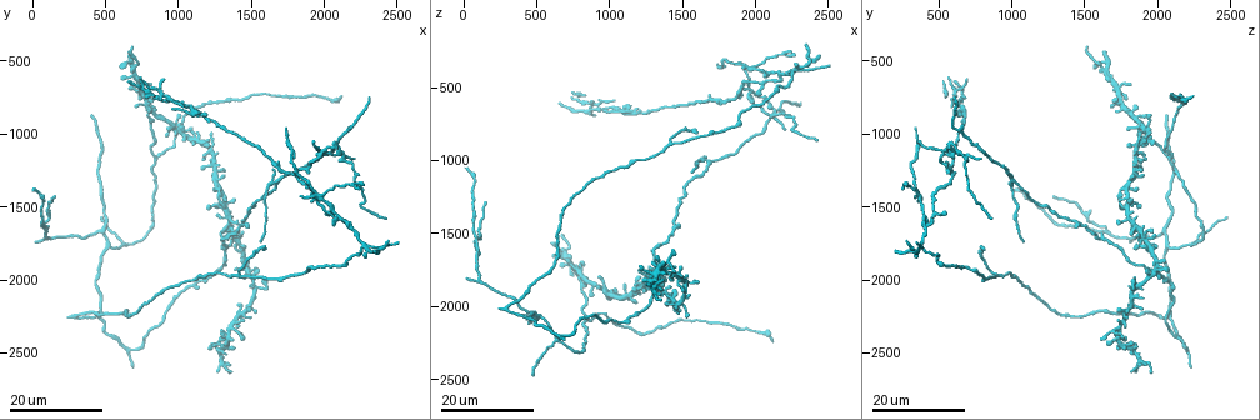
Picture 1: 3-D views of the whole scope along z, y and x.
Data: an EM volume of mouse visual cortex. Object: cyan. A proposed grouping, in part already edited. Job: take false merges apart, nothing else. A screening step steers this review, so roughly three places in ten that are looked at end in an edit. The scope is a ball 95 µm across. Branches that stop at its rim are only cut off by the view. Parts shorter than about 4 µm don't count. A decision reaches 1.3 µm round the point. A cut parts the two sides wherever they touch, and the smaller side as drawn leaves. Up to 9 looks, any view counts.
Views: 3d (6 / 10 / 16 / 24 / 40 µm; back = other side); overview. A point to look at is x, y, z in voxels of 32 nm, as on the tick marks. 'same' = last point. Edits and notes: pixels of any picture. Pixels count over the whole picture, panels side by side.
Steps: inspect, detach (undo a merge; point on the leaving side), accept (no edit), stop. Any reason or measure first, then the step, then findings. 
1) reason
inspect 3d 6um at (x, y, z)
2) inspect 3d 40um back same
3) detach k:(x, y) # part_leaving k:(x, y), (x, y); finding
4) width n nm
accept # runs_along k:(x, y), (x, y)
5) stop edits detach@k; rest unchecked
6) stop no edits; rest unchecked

inspect 3d 16um at (1660, 1320, 1000)

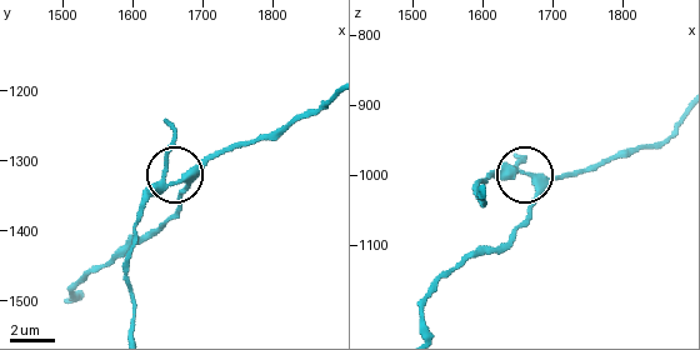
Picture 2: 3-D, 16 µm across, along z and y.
zoom in
inspect 3d 6um at (1670, 1325, 1005)

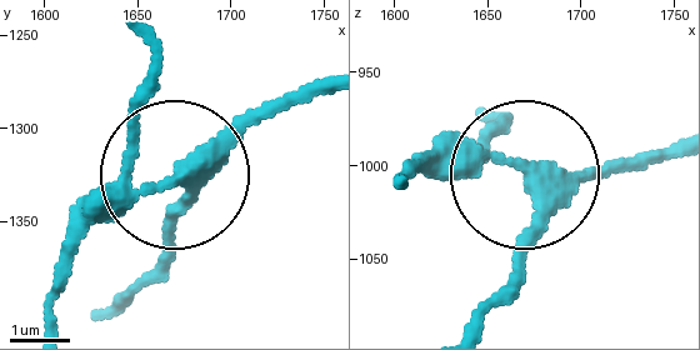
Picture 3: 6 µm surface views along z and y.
arms 4
detach 3:(63, 266) # part_leaving 3:(121, 203), (76, 248), (51, 321); a second neuron is stuck on

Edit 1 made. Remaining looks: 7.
arms part here
inspect 3d 16um at (2260, 1760, 400)

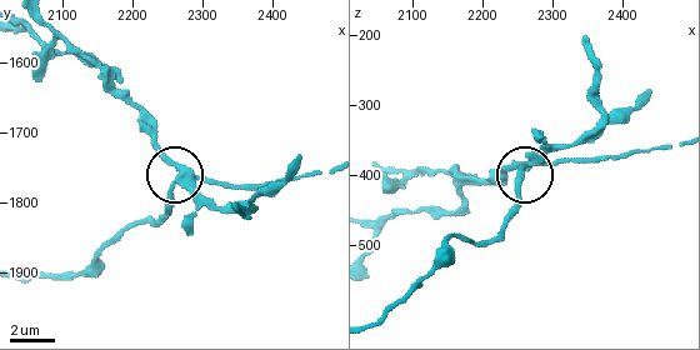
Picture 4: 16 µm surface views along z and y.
inspect 3d 10um at (2270, 1750, 380)

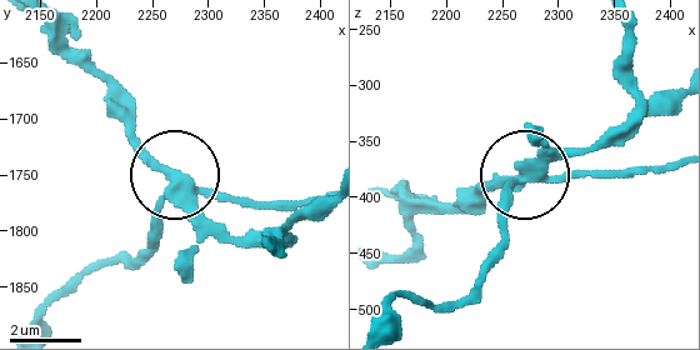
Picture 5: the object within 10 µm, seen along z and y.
arms 3
detach 5:(215, 224) # part_leaving 5:(531, 179), (433, 209), (406, 250), (379, 260); two neurons meet here

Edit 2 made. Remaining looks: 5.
redraw
inspect overview

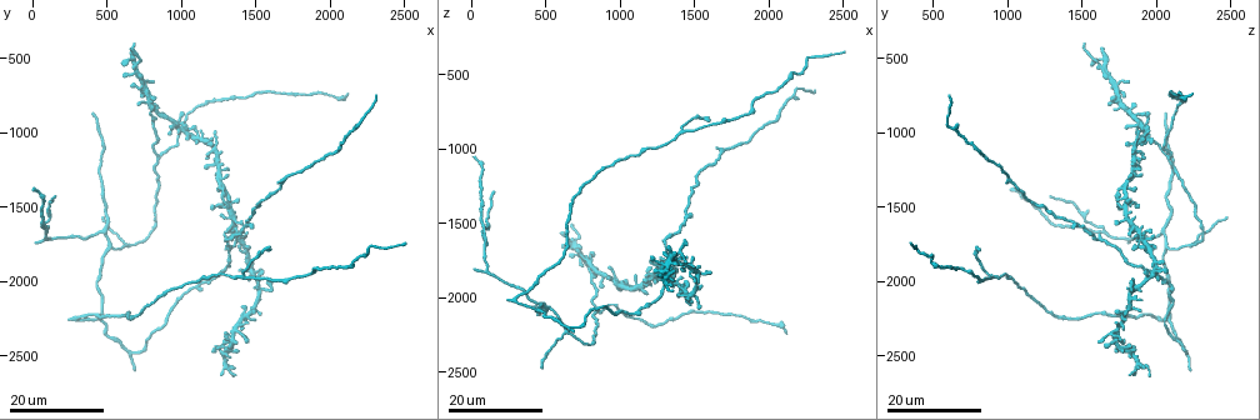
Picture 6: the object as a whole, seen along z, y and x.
three arms meet
inspect 3d 16um at (1400, 1960, 900)

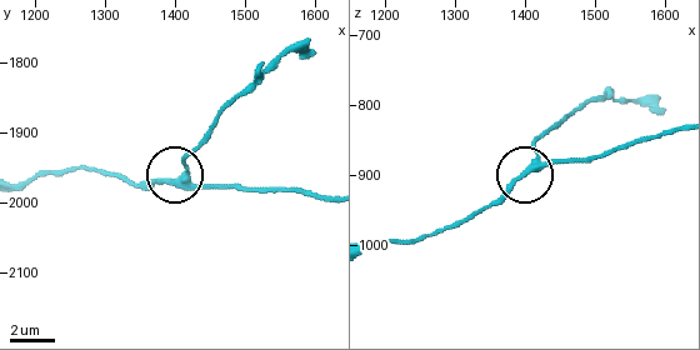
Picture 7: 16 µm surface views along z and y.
closer look
inspect 3d 6um at (1415, 1965, 890)

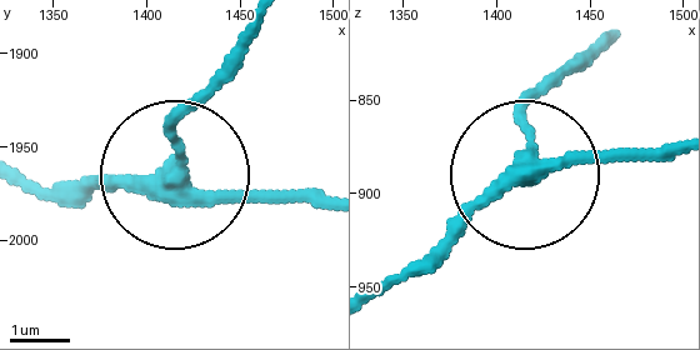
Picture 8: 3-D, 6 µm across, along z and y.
accept # runs_along 8:(20, 178), (154, 183), (209, 88); continuous, no second neuron

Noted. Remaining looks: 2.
inspect 3d 24um at (1300, 2560, 1860)

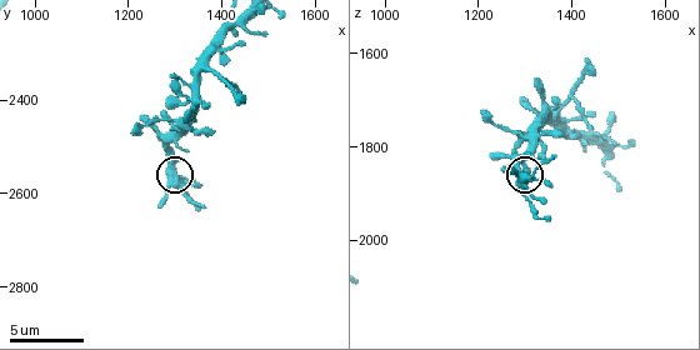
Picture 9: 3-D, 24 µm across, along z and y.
inspect 3d 6um at (1300, 2575, 1875)

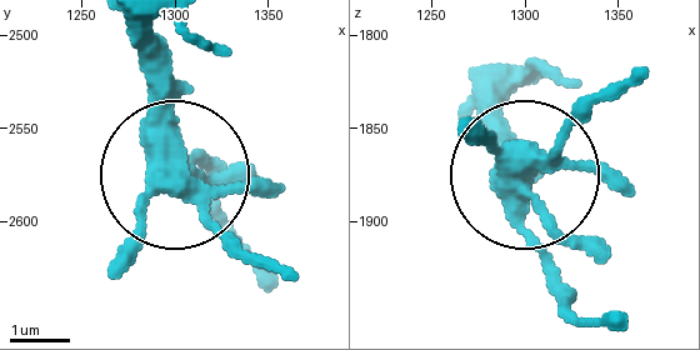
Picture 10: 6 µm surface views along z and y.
accept # runs_along 10:(510, 94), (500, 124), (530, 169), (609, 84); one neuron here

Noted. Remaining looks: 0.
stop edits detach@3, detach@5; rest unchecked

